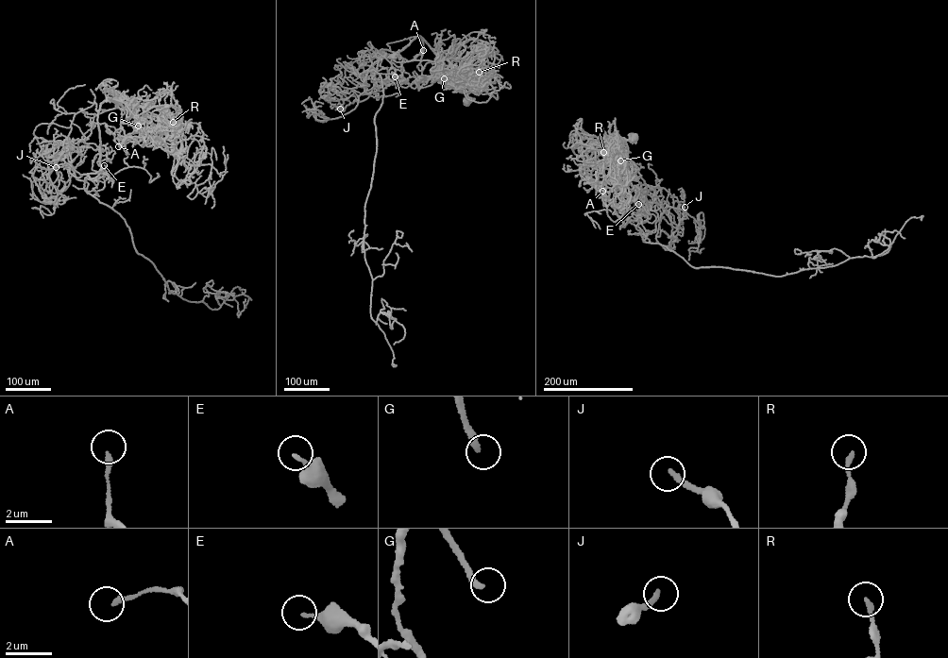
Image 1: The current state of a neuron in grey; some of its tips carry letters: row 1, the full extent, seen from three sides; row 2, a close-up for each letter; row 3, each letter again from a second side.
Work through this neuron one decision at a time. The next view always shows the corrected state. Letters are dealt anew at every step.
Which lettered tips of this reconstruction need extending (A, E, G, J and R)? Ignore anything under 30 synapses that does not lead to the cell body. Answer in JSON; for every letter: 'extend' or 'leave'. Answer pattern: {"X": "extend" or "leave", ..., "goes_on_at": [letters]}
{"A": "leave", "E": "leave", "G": "leave", "J": "leave", "R": "leave", "goes_on_at": []}

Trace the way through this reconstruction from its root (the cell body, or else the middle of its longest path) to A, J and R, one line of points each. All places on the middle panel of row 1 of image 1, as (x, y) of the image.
A: (466, 101), (470, 86), (458, 67), (452, 75), (443, 73), (423, 75), (420, 63), (423, 50)
J: (466, 101), (470, 86), (418, 35), (361, 74), (363, 92), (358, 100), (352, 93), (344, 100), (340, 109)
R: (466, 101), (471, 80), (479, 72)

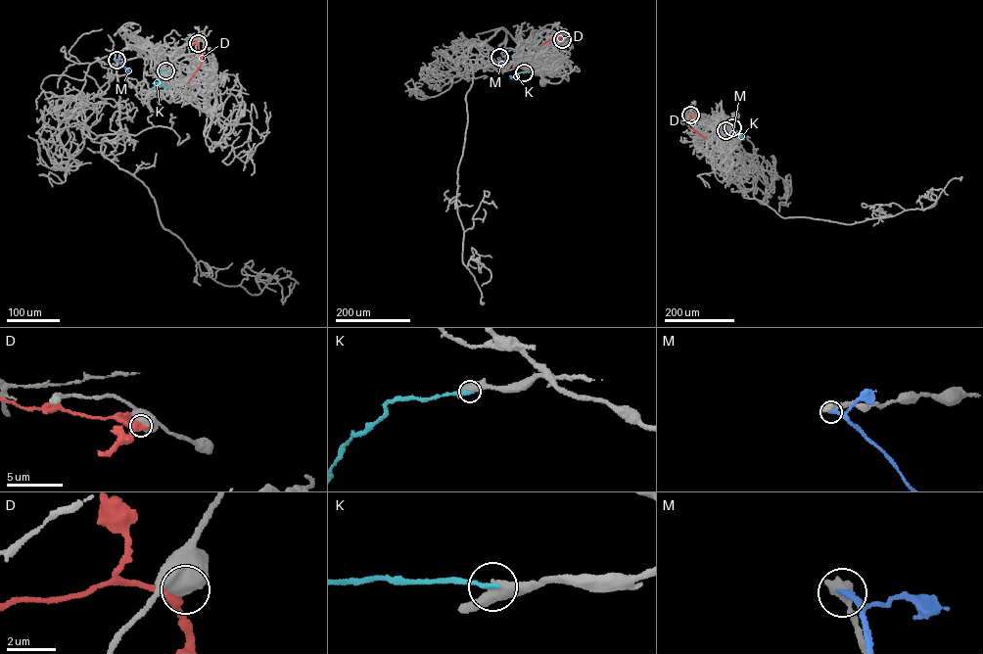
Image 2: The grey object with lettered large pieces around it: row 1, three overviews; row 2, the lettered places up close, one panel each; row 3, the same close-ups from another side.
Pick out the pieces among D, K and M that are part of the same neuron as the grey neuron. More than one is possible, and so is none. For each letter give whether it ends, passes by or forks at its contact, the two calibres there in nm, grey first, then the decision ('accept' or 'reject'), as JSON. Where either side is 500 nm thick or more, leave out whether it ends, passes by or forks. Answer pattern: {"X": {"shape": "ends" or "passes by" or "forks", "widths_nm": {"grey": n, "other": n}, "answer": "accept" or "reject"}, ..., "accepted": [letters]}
{"D": {"widths_nm": {"grey": 700, "other": 480}, "answer": "reject"}, "K": {"widths_nm": {"grey": 500, "other": 200}, "answer": "reject"}, "M": {"widths_nm": {"grey": 600, "other": 240}, "answer": "reject"}, "accepted": []}

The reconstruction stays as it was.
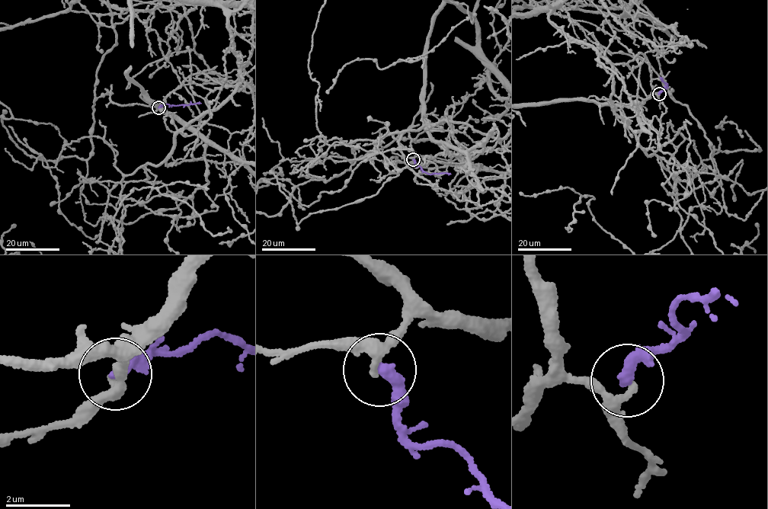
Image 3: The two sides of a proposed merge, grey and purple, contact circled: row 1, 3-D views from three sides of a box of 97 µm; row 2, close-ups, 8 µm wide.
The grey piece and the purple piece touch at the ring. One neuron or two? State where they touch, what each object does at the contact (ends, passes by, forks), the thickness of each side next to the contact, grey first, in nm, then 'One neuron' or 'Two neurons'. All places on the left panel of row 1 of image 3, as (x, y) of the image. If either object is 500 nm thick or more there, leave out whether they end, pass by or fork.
Place: (158, 107). At the ring grey passes by. At the ring purple ends. Thickness 200 nm (grey) against 400 nm. Two neurons

